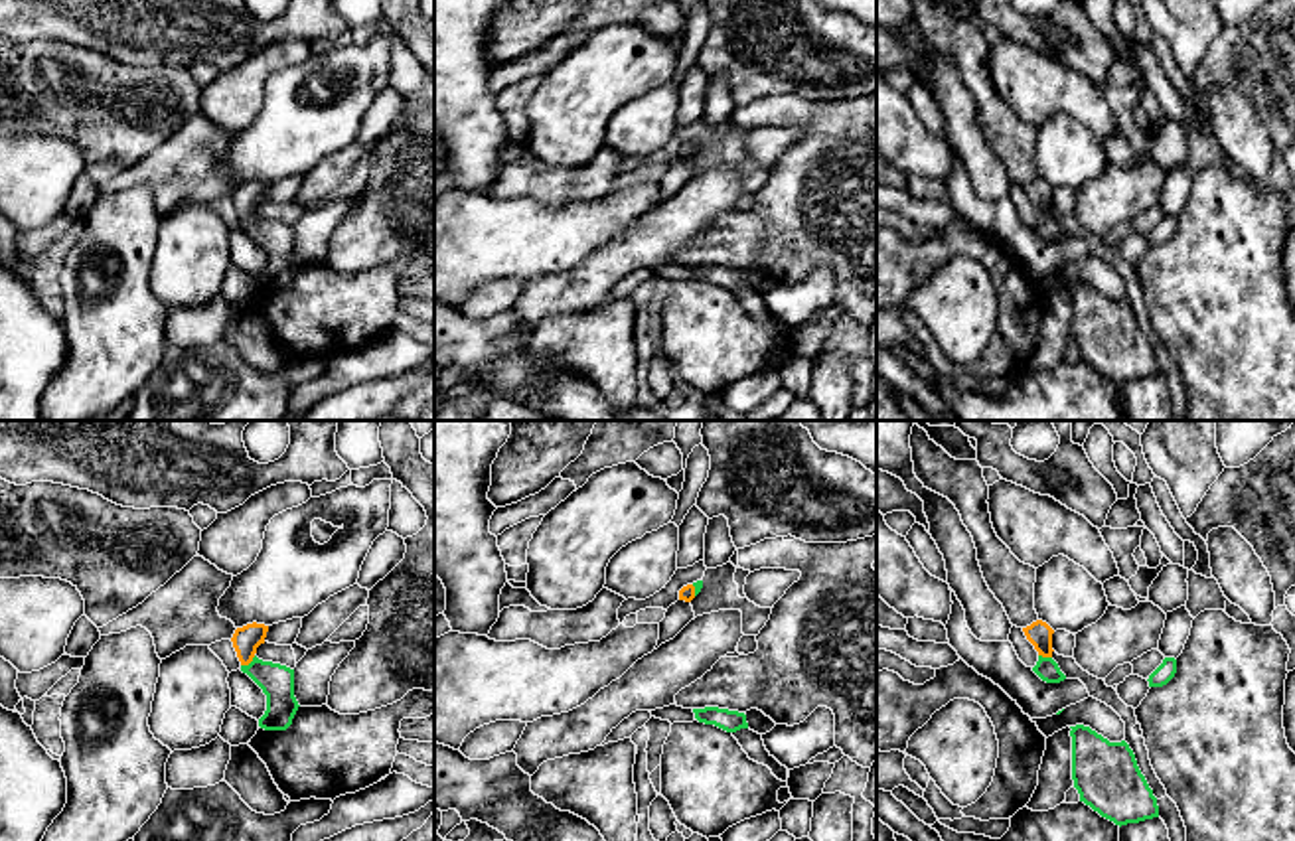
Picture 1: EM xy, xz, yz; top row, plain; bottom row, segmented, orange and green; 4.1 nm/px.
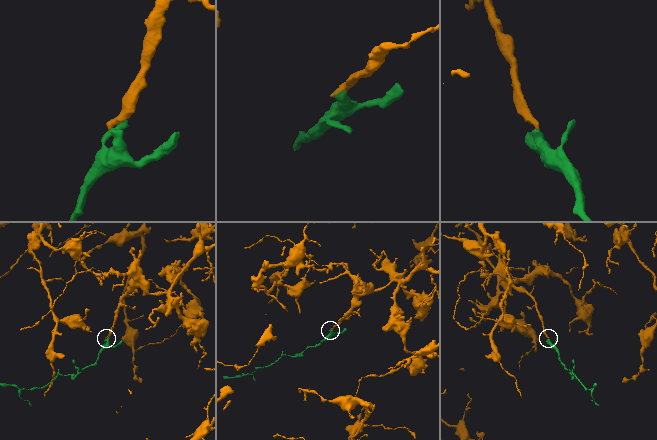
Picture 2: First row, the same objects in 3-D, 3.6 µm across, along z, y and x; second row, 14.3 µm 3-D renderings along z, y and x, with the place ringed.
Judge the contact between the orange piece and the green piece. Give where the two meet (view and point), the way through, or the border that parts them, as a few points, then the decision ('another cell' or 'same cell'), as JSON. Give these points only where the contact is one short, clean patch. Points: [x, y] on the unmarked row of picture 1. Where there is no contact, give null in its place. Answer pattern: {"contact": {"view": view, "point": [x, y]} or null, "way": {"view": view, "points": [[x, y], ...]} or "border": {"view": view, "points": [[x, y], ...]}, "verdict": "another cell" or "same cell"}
{"contact": {"view": "xy", "point": [247, 222]}, "way": {"view": "xy", "points": [[245, 198], [247, 222], [277, 239]]}, "verdict": "same cell"}

